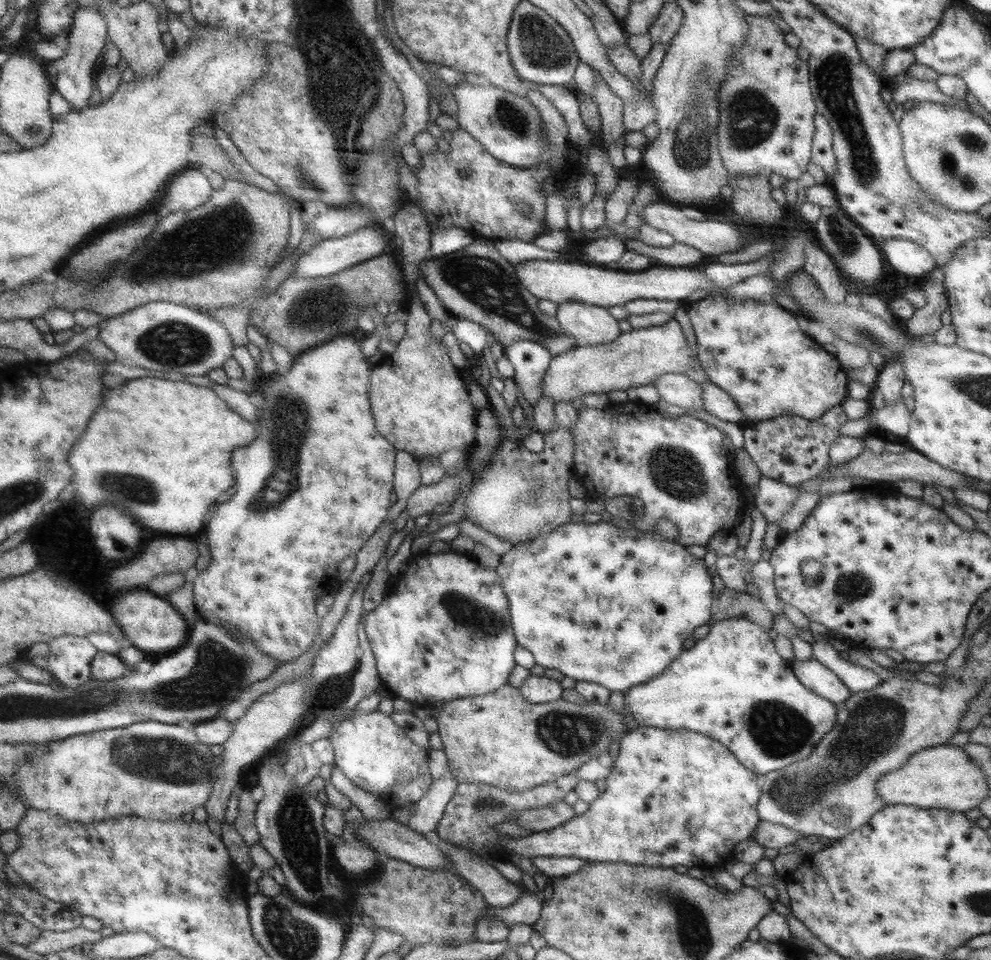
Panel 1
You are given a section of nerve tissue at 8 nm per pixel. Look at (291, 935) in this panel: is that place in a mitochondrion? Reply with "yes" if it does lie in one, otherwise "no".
yes

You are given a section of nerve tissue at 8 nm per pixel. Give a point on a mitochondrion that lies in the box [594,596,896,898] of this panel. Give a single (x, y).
(780, 732)

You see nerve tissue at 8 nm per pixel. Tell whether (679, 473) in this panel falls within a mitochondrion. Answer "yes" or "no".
yes

